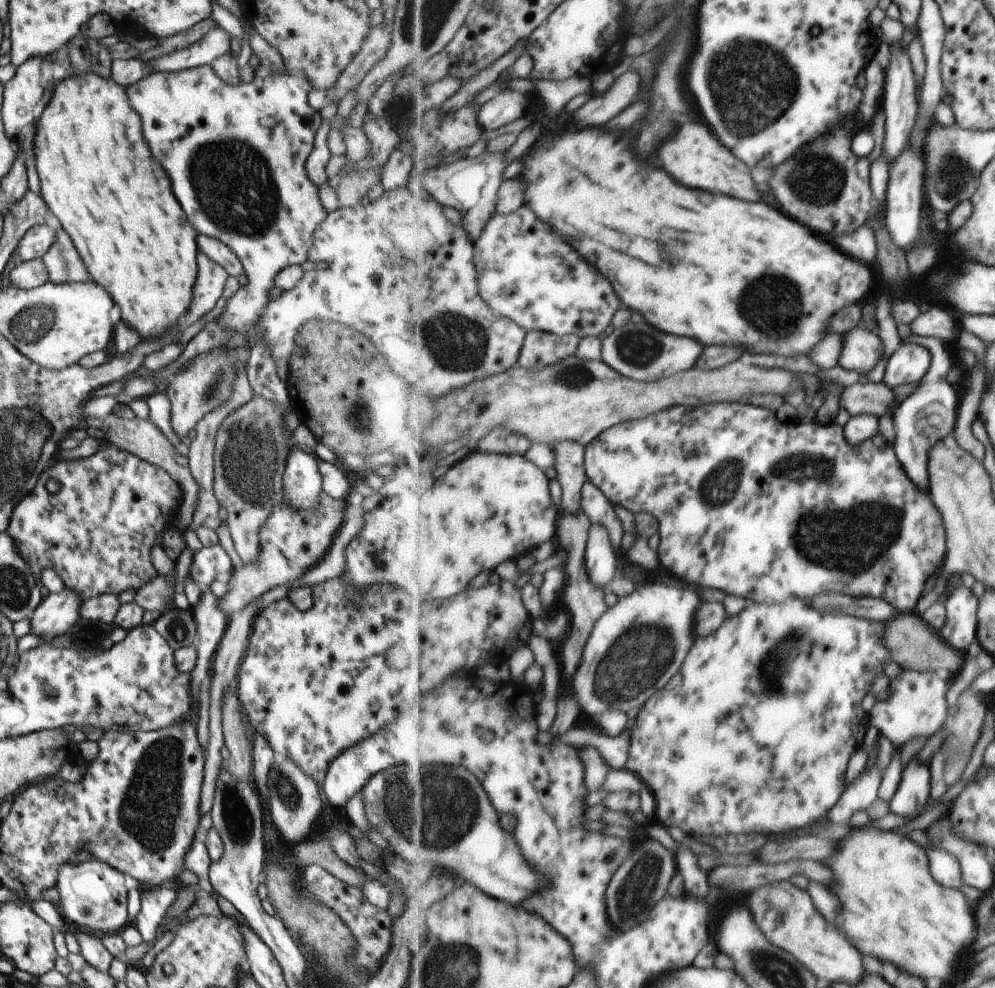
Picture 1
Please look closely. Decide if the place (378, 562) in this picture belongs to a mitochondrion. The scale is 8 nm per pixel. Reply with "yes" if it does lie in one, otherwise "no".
no

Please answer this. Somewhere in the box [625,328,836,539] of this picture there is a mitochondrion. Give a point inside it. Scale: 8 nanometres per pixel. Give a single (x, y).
(728, 477)

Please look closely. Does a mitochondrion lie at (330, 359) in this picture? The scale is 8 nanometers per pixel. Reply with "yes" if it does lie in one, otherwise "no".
no

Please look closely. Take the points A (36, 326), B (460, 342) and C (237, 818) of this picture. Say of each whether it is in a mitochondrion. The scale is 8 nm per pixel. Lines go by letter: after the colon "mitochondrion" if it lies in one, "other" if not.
A: mitochondrion
B: mitochondrion
C: mitochondrion

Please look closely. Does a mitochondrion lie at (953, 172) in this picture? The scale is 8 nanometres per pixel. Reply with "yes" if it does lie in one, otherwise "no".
yes

